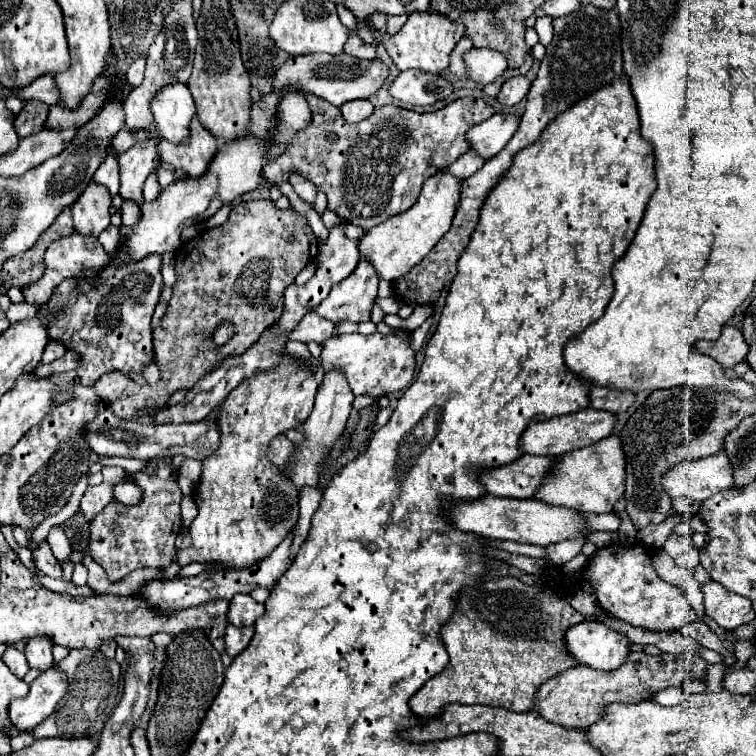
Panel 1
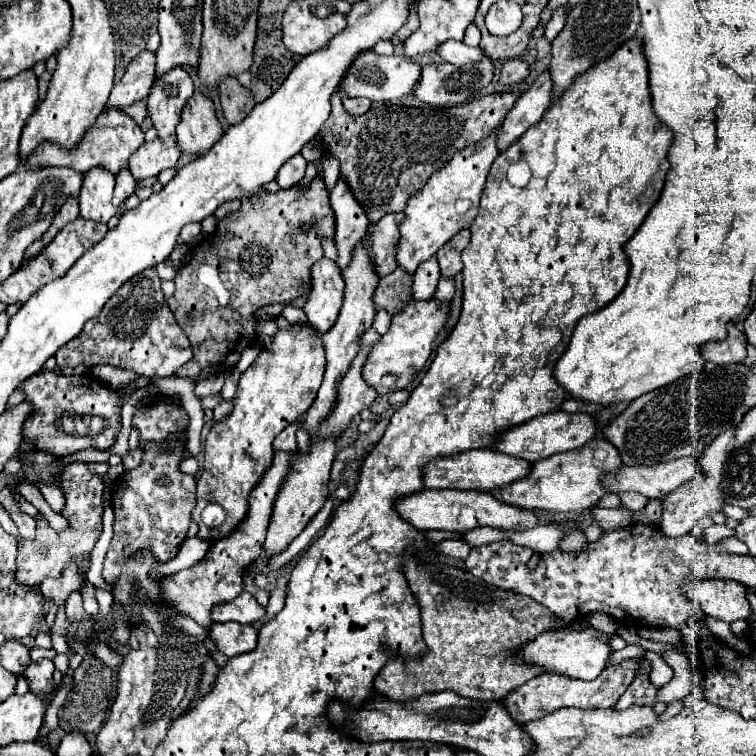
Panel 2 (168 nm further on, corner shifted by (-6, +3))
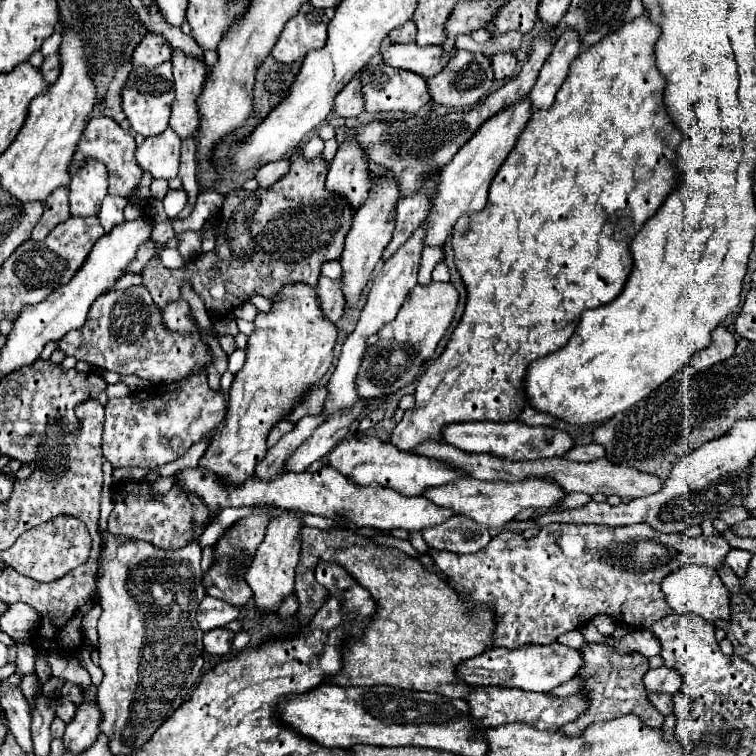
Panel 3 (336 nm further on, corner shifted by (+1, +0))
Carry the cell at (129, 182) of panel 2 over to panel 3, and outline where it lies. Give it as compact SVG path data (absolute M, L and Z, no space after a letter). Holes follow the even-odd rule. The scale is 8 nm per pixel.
M106 195L102 201L102 209L98 213L100 223L106 233L110 233L116 225L124 223L124 207L128 205L128 201L124 197L112 197Z

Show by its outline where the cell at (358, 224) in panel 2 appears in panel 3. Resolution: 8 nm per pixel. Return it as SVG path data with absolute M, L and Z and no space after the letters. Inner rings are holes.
M346 139L340 143L330 163L326 187L344 195L354 209L366 201L370 171L366 167L366 155L356 139Z

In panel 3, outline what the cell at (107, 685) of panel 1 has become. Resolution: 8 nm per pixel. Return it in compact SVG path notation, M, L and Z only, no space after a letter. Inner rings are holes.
M60 699L58 707L56 707L56 717L60 717L64 723L70 723L74 719L74 709L76 705L68 699Z

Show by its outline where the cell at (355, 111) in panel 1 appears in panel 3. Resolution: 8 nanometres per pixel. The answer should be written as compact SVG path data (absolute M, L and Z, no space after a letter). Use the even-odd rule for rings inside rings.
M360 73L336 95L334 111L340 117L356 117L364 111L364 99L362 99L362 83Z

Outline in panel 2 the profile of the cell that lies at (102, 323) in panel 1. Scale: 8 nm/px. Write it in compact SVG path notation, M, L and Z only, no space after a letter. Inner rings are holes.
M155 268L127 280L115 292L113 300L105 304L101 316L87 320L81 336L69 340L69 344L61 346L55 354L59 368L77 368L79 364L93 368L97 364L109 364L147 378L173 376L191 356L191 344L165 304L161 278Z

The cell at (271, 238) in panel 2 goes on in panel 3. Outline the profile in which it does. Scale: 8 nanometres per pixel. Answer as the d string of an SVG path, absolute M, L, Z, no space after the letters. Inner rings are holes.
M296 151L288 161L290 171L278 179L274 187L256 191L236 189L226 193L214 251L196 255L180 269L166 269L158 257L148 261L142 271L142 285L150 291L160 309L170 301L180 299L180 285L188 281L206 301L210 313L226 313L246 303L254 293L274 299L286 283L302 281L316 285L322 263L340 259L346 231L350 231L354 219L354 207L350 207L340 195L334 195L334 191L326 191L324 181L328 165L322 155L308 161ZM218 273L226 283L226 297L224 301L214 303L210 297L210 285Z

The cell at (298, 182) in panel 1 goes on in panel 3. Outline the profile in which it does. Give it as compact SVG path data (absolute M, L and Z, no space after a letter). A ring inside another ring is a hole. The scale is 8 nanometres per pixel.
M280 159L280 161L274 161L274 163L266 163L262 165L258 171L256 171L256 181L260 183L262 189L274 185L280 177L284 177L288 173L288 161L286 159Z

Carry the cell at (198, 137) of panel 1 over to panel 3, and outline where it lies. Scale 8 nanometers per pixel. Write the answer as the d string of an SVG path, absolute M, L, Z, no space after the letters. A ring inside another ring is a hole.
M180 49L172 51L172 73L174 73L174 103L170 127L180 135L180 139L192 137L198 129L198 111L196 97L202 91L206 79L206 63L182 53Z

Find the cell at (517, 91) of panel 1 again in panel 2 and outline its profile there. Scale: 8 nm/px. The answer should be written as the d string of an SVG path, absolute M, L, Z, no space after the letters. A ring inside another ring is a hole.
M515 58L515 60L507 60L503 64L499 82L505 86L513 86L513 84L525 82L527 78L529 78L529 64L523 58Z

